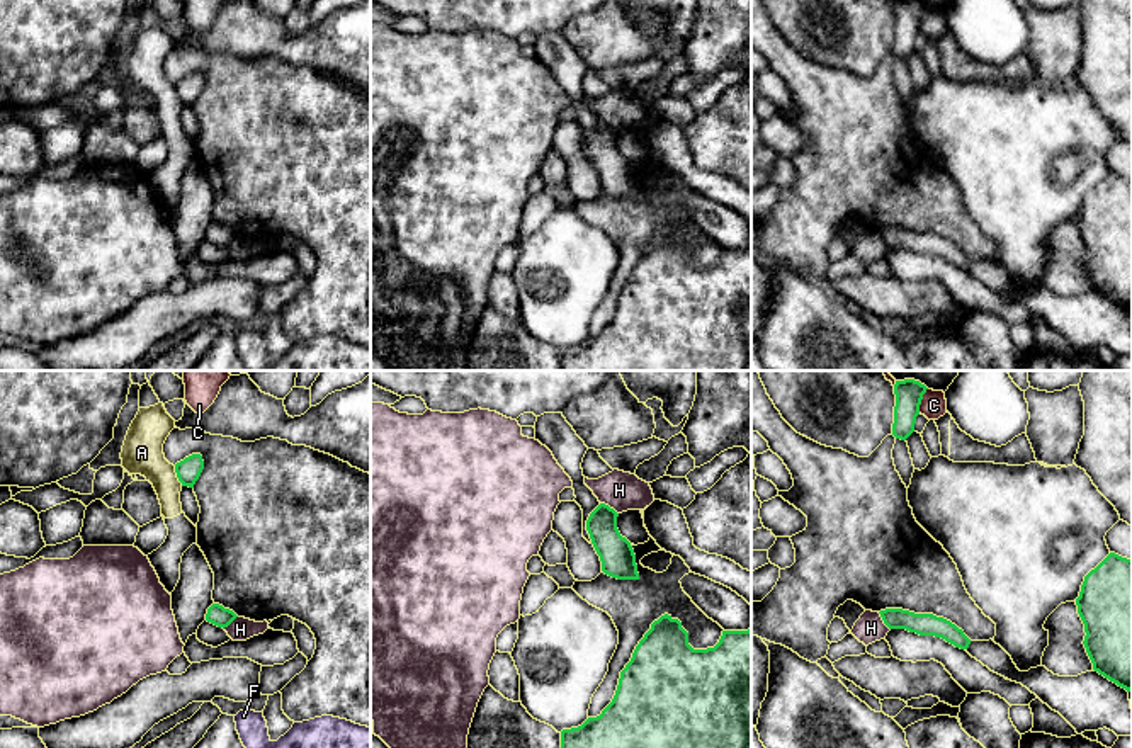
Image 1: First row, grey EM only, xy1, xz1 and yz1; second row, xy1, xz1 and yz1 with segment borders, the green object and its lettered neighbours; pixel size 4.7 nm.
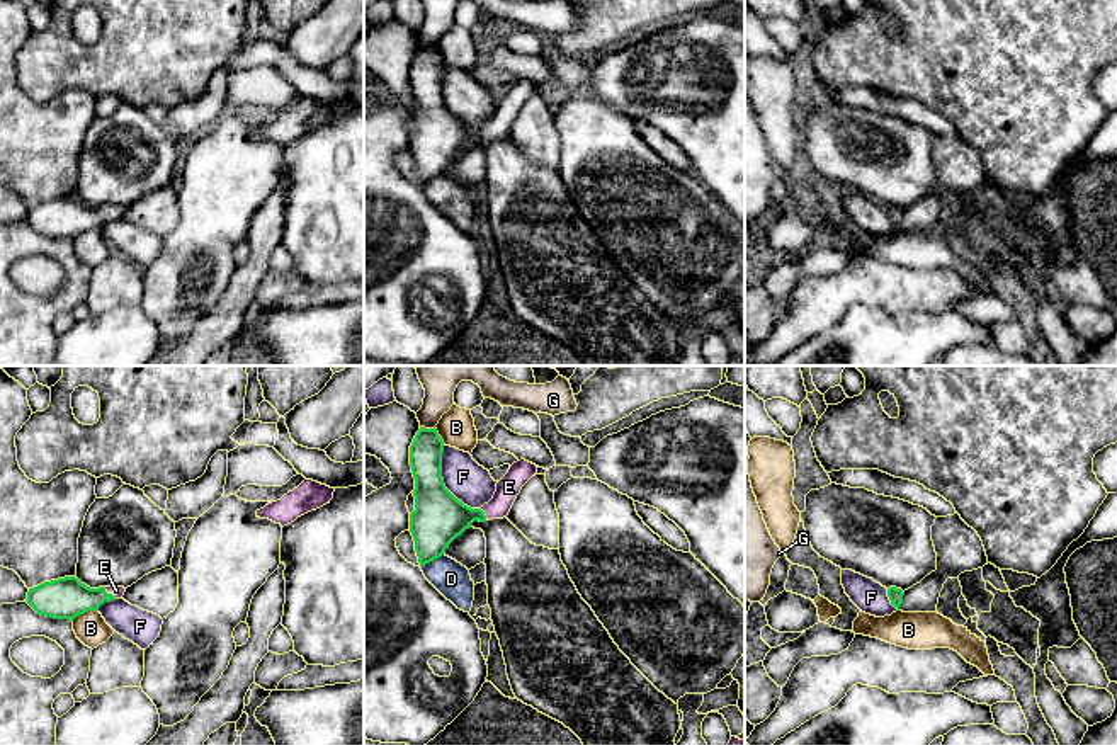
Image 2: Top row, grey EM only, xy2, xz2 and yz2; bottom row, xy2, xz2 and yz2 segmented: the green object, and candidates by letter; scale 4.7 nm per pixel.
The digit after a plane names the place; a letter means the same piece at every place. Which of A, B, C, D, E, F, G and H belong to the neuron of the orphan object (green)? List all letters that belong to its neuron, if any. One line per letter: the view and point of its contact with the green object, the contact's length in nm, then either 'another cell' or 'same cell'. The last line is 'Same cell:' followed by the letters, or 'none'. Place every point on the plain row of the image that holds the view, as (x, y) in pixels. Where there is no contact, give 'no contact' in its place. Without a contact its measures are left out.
A: contact xy1 (177, 96); length 100 nm; another cell
B: contact xy2 (84, 232); length 140 nm; another cell
C: contact yz1 (922, 17); length 130 nm; another cell
D: contact xz2 (432, 179); length 120 nm; another cell
E: contact xy2 (109, 213); length 80 nm; same cell
F: contact xz2 (442, 102); length 360 nm; another cell
G: contact xz2 (427, 48); length 70 nm; another cell
H: contact xz1 (607, 124); length 110 nm; another cell
Same cell: E

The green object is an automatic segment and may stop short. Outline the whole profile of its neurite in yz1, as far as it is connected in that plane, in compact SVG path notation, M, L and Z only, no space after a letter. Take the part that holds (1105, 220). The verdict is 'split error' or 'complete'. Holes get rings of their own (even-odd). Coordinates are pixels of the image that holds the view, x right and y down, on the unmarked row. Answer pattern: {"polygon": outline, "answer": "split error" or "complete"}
{"polygon": "M1110 172L1084 196L1076 224L1093 289L1130 311L1132 178Z", "answer": "complete"}

